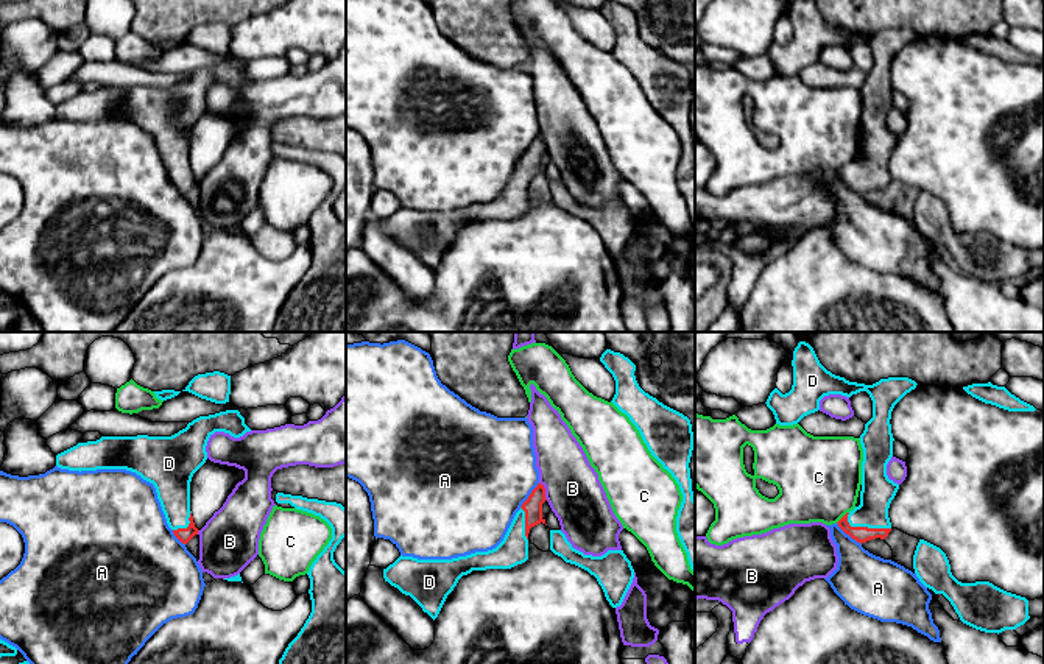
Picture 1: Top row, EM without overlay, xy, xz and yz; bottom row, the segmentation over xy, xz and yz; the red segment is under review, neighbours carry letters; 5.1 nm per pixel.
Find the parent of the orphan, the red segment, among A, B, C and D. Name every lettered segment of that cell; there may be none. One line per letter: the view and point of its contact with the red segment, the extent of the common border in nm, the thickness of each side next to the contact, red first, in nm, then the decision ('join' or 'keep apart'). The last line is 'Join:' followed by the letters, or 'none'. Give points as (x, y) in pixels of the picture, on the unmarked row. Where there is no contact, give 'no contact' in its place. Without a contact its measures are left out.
A: yz (848, 184) | 170 nm | 80/280 nm | keep apart
B: xz (544, 142) | 100 nm | 100/280 nm | keep apart
C: yz (843, 167) | 90 nm | 80/440 nm | keep apart
D: yz (865, 178) | 240 nm | 80/170 nm | join
Join: D

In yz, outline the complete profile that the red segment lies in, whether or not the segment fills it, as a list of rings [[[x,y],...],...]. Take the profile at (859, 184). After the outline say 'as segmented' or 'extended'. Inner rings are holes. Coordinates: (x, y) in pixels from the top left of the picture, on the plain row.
[[[813,0],[793,2],[793,36],[782,45],[774,39],[767,58],[776,75],[793,76],[820,61],[820,51],[829,45],[851,48],[866,42],[873,51],[873,69],[860,86],[863,100],[860,156],[846,164],[837,175],[857,193],[885,190],[891,182],[888,159],[899,136],[888,129],[887,115],[893,108],[891,62],[916,33],[908,28],[880,30],[873,36],[849,33],[827,22]]] | extended

